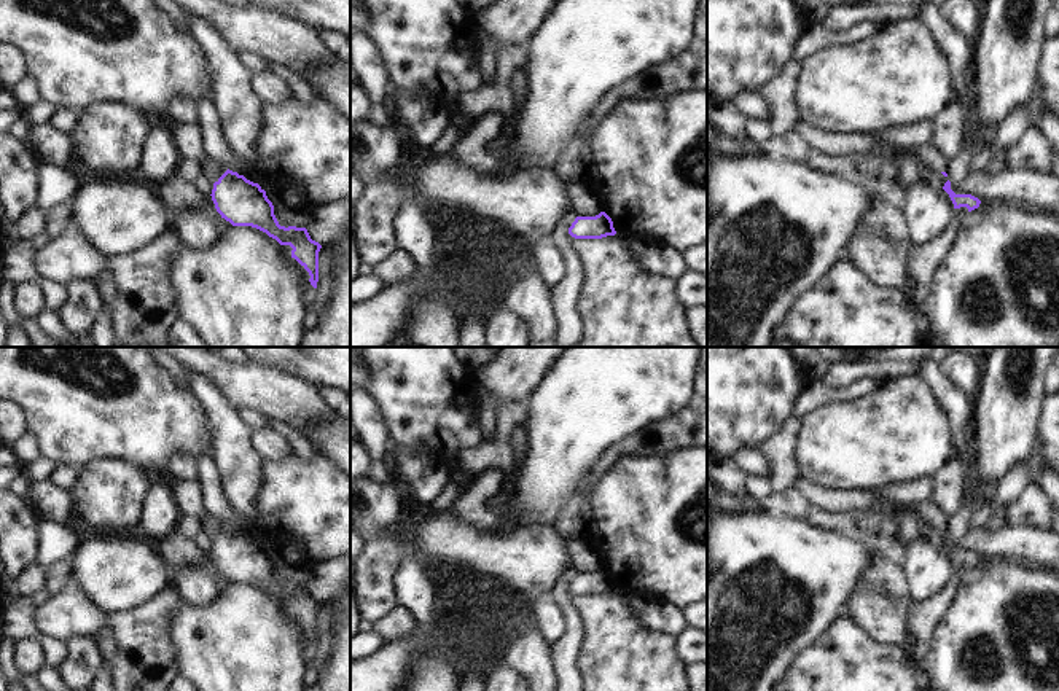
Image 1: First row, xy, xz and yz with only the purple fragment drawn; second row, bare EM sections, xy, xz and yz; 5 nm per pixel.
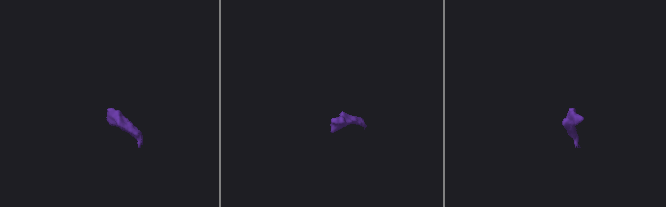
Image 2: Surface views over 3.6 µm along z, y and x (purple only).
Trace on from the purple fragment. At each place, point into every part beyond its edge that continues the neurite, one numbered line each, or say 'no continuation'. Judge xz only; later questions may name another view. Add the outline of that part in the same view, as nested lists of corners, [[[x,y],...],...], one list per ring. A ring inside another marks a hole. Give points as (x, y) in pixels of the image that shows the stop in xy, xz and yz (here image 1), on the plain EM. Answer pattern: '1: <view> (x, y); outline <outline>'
no continuation

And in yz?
1: yz (927, 508); outline [[[933,497],[917,500],[917,502],[908,502],[908,503],[901,503],[901,502],[895,502],[895,500],[881,500],[879,505],[866,509],[866,511],[855,511],[855,513],[850,513],[850,514],[863,517],[866,514],[885,513],[885,514],[890,514],[890,516],[895,517],[905,508],[916,509],[935,529],[941,530],[941,529],[946,529],[948,524],[949,524],[949,517],[936,505]]]

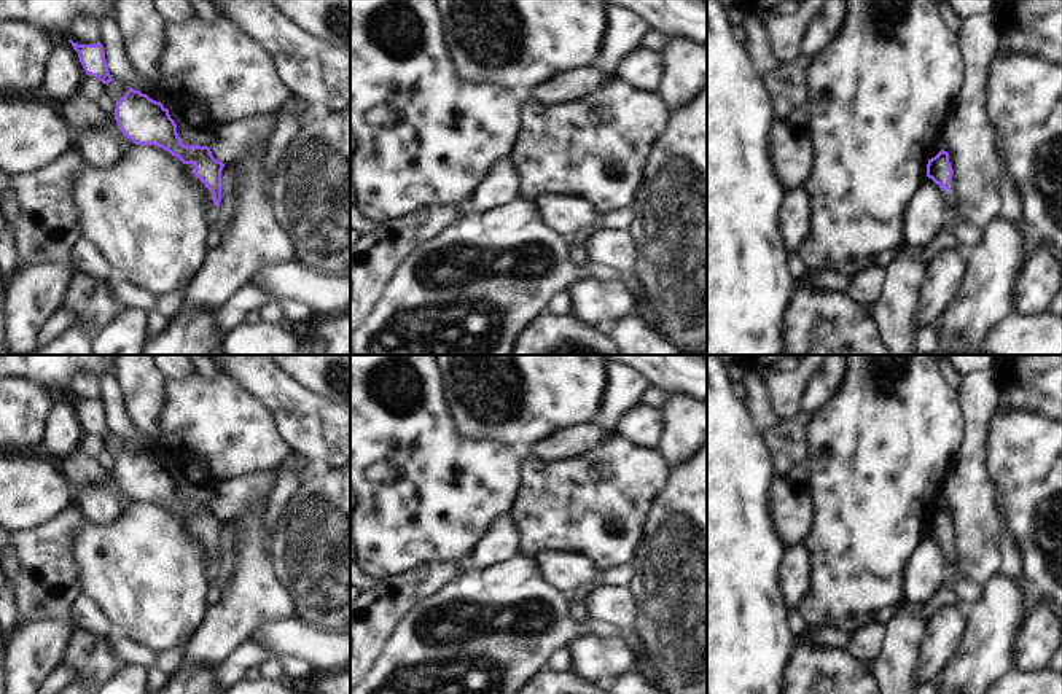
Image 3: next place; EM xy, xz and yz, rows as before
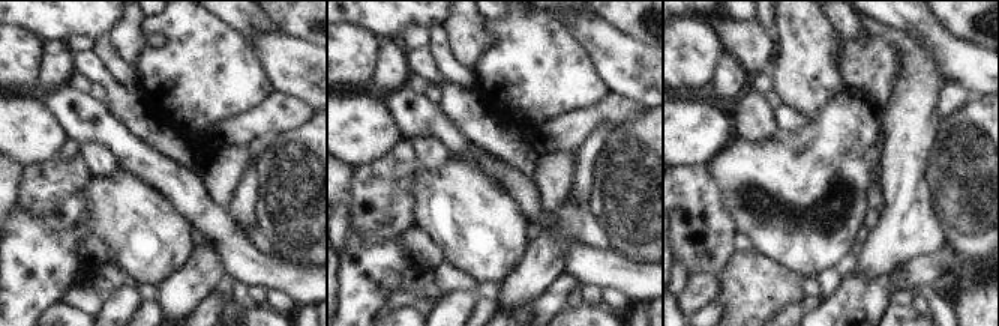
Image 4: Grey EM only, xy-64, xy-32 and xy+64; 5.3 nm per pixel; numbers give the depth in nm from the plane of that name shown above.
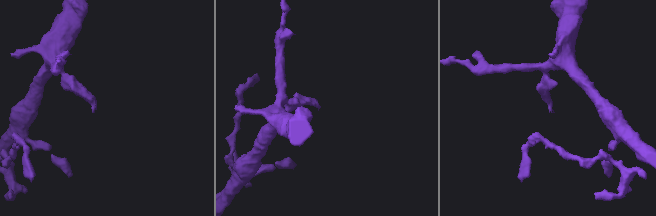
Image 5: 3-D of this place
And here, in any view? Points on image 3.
1: xy (190, 524); outline [[[185,520],[185,524],[186,524],[188,530],[193,532],[193,533],[196,535],[196,538],[199,538],[201,543],[205,546],[207,556],[210,557],[210,570],[217,571],[218,563],[217,563],[217,562],[213,560],[213,557],[212,557],[212,554],[213,554],[212,548],[207,544],[207,541],[204,541],[204,540],[194,532],[194,525],[196,525],[196,524],[194,524],[193,520]]]

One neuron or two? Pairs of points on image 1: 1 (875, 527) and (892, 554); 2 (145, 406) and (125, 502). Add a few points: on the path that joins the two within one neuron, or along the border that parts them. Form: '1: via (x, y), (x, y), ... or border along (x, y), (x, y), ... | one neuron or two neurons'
1: via (881, 534), (890, 548) | one neuron
2: border along (94, 464), (104, 459), (128, 459), (155, 478) | two neurons

